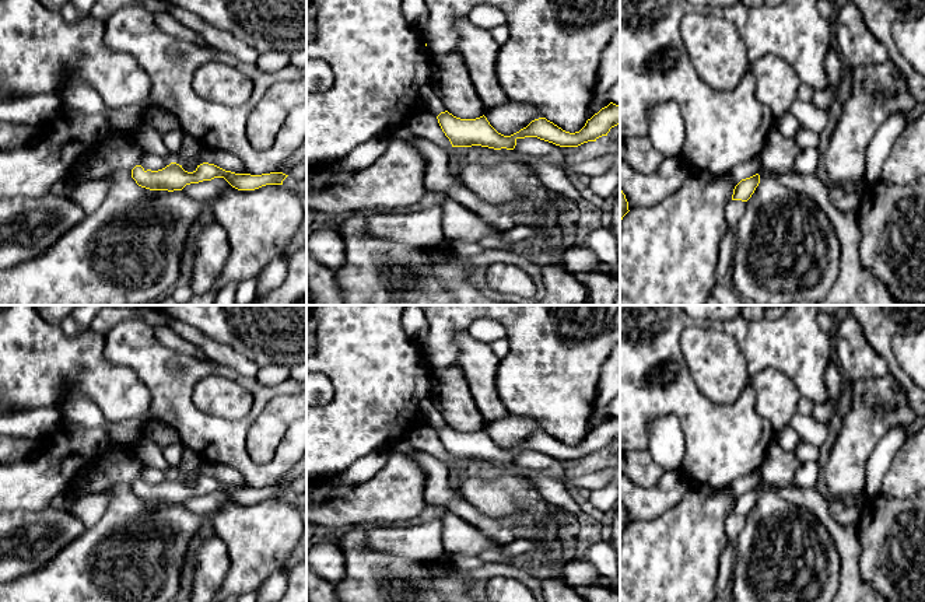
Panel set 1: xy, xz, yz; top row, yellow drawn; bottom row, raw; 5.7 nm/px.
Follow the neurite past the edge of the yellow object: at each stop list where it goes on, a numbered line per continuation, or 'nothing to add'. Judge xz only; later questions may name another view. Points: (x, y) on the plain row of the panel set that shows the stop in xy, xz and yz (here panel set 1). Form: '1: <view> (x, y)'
1: xz (458, 472)

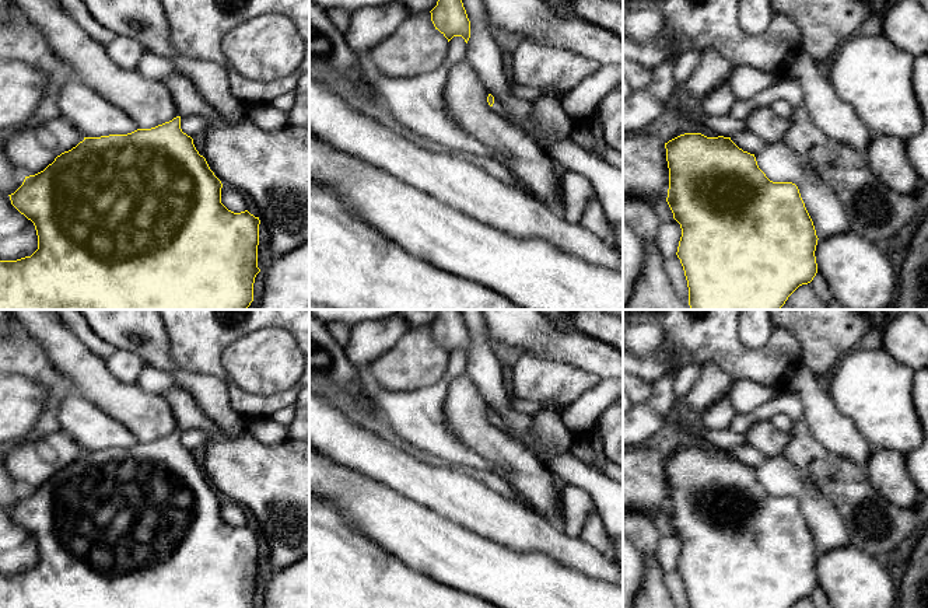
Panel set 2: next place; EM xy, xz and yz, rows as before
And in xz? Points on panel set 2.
1: xz (496, 420)

